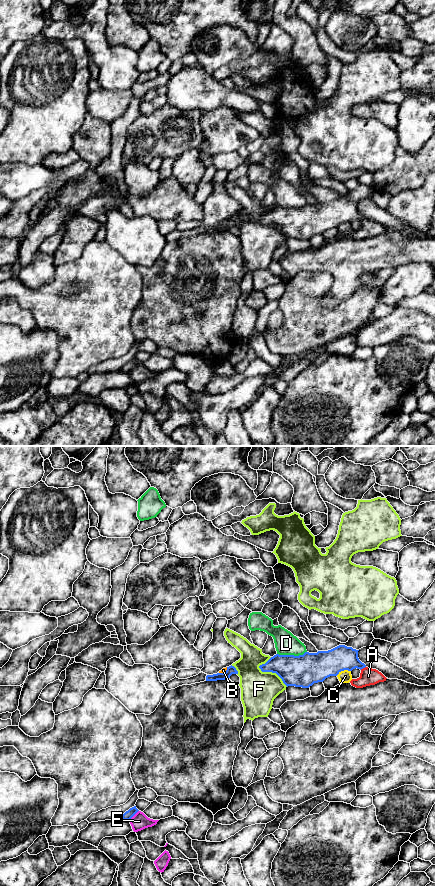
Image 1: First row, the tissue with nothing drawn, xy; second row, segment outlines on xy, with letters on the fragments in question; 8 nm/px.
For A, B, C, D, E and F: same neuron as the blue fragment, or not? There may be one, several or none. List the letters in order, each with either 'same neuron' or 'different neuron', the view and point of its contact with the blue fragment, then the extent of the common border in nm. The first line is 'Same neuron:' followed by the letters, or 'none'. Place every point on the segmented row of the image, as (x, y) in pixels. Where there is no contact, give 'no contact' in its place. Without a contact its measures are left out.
Same neuron: none
A: different neuron; contact xy (362, 668); length 50 nm
B: different neuron; contact xy (225, 672); length 90 nm
C: different neuron; contact xy (343, 670); length 130 nm
D: different neuron; contact xy (291, 655); length 240 nm
E: different neuron; contact xy (134, 814); length 120 nm
F: different neuron; contact xy (273, 672); length 280 nm

